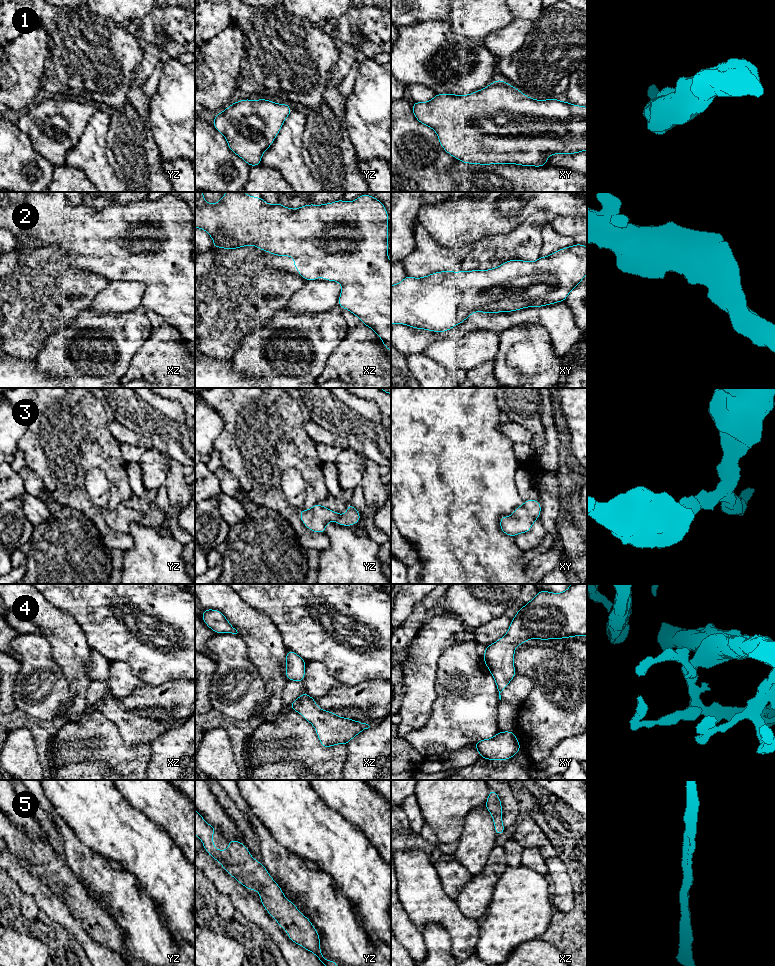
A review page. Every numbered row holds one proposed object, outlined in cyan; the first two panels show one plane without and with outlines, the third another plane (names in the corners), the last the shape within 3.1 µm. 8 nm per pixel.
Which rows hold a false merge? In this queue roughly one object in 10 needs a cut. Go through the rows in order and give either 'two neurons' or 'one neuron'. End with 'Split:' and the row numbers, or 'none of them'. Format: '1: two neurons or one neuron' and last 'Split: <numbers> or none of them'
1: one neuron
2: one neuron
3: one neuron
4: one neuron
5: one neuron
Split: none of them

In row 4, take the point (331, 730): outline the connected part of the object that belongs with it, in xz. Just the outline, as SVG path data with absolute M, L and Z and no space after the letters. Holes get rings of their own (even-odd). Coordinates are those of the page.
M307 692L294 700L290 709L297 711L311 723L317 733L322 747L329 748L336 744L347 744L352 738L370 726L346 717L338 717L334 712L320 709L316 700Z

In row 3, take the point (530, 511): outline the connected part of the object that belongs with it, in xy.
M530 499L514 510L511 516L500 518L500 529L506 535L515 537L520 533L527 533L531 530L532 524L541 514L541 503Z

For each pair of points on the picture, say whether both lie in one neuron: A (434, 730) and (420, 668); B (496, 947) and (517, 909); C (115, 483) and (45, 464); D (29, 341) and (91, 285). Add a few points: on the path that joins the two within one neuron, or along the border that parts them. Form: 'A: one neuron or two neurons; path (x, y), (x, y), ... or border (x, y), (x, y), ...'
A: two neurons; border (435, 691), (430, 717), (423, 725), (413, 730)
B: one neuron; path (498, 938), (502, 928), (512, 918)
C: one neuron; path (103, 464), (101, 462), (64, 463)
D: one neuron; path (35, 323), (66, 292), (73, 290)

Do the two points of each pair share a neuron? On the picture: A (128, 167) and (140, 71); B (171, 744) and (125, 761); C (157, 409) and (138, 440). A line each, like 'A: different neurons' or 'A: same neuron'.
A: same neuron
B: different neurons
C: different neurons

